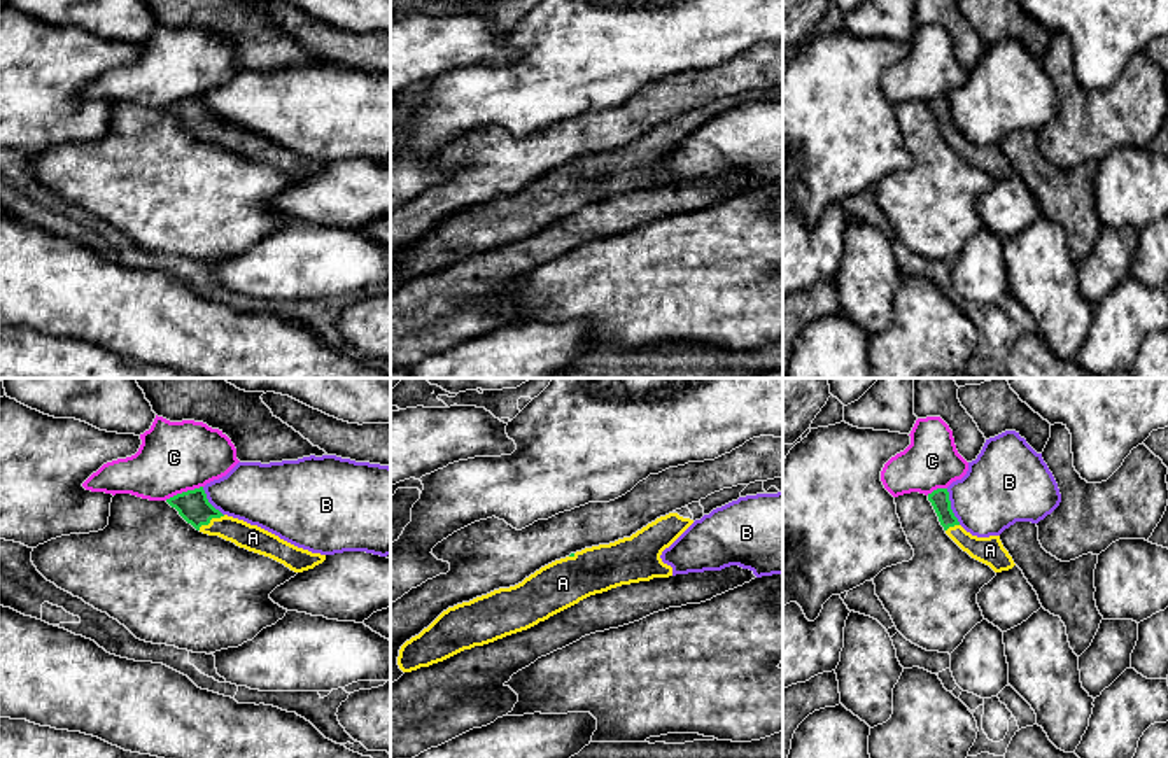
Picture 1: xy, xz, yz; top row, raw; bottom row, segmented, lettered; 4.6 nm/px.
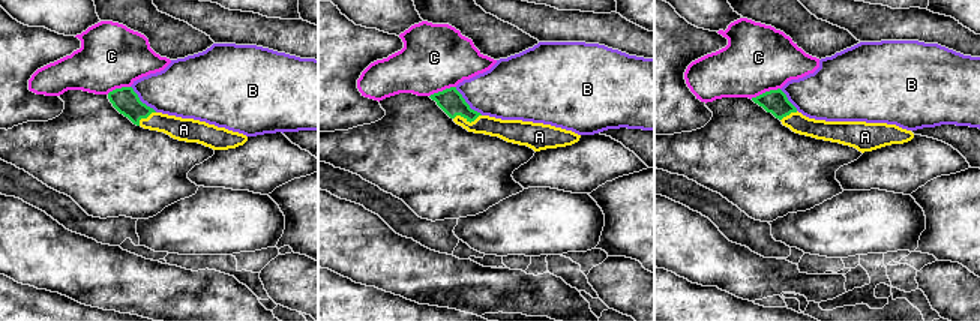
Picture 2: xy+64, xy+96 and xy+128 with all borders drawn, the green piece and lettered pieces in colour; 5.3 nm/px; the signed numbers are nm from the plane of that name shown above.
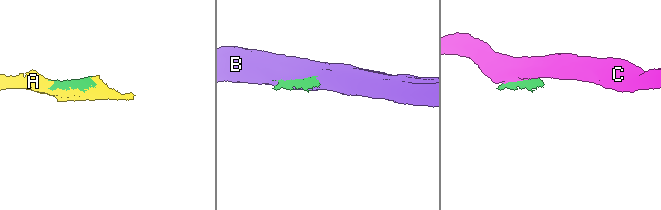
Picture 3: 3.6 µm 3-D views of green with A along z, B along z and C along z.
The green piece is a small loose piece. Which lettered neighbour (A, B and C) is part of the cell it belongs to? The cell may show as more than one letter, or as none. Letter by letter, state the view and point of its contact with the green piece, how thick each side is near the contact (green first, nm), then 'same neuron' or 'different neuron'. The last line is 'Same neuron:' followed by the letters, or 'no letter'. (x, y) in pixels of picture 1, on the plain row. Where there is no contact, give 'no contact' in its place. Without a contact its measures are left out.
A: contact xy (211, 126); calibres 150 and 120 nm; same neuron
B: contact yz (949, 114); calibres 90 and 340 nm; different neuron
C: contact xy (182, 100); calibres 150 and 320 nm; different neuron
Same neuron: A

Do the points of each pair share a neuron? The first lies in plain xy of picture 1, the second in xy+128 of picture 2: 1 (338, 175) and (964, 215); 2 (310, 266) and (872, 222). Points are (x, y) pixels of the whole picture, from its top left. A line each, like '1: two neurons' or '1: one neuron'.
1: two neurons
2: one neuron

